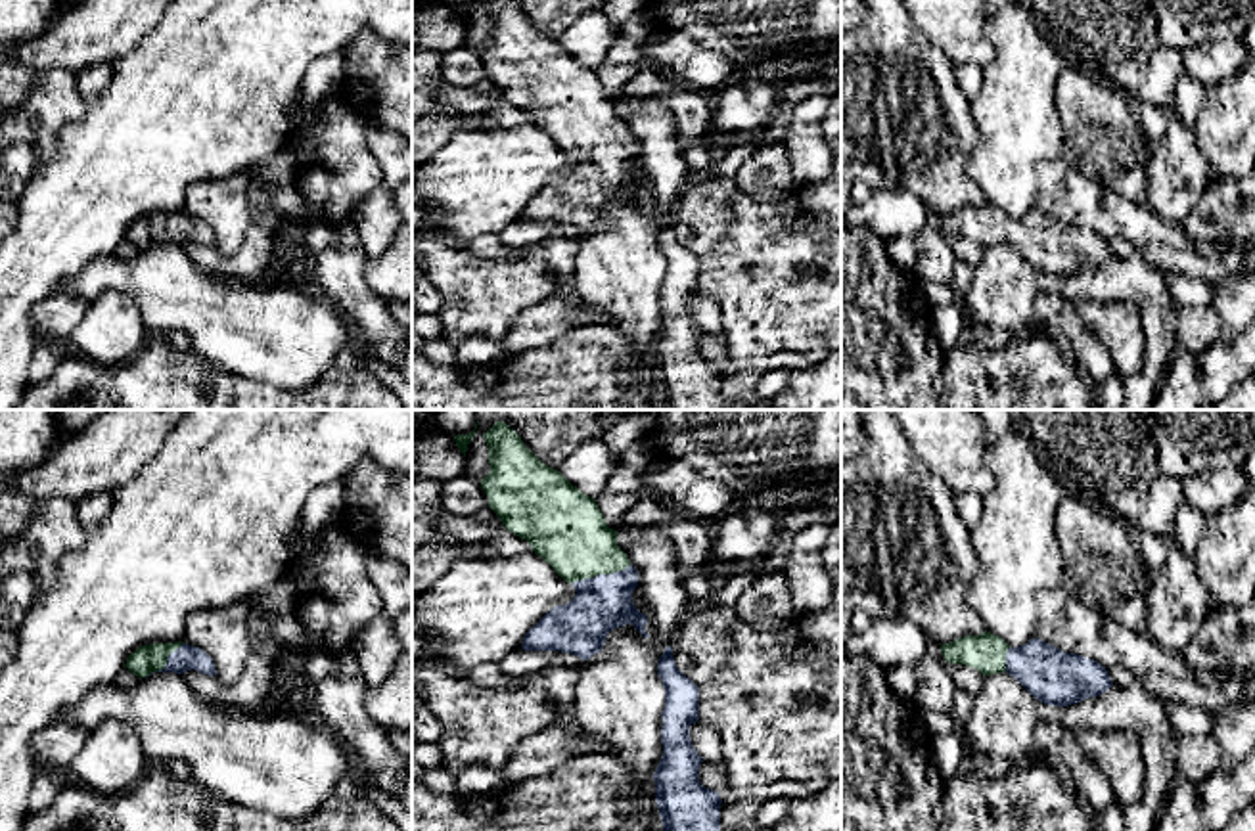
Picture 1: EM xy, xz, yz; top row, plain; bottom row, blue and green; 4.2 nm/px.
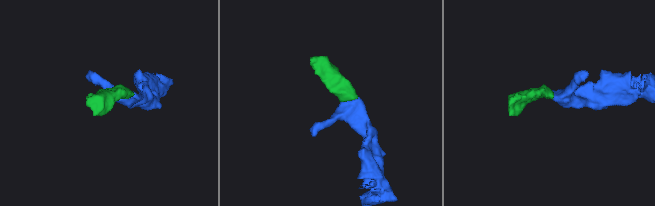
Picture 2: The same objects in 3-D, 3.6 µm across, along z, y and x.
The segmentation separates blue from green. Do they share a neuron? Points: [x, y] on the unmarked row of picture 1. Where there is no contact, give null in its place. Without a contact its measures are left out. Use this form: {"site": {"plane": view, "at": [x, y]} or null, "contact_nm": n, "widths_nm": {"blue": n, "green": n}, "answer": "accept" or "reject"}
{"site": {"plane": "xz", "at": [600, 146]}, "contact_nm": 260, "widths_nm": {"blue": 220, "green": 320}, "answer": "accept"}

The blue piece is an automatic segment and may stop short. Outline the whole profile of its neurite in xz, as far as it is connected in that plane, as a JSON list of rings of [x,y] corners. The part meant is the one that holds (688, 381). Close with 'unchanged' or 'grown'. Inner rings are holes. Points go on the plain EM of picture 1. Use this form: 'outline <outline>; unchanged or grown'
outline [[[665,218],[657,234],[665,258],[661,283],[663,327],[655,339],[655,373],[665,410],[726,410],[720,402],[720,368],[699,352],[703,329],[692,316],[690,297],[699,293],[699,258],[674,234]]]; unchanged

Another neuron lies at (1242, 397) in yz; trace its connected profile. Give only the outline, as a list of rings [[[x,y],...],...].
[[[1255,375],[1240,381],[1213,410],[1255,410]]]

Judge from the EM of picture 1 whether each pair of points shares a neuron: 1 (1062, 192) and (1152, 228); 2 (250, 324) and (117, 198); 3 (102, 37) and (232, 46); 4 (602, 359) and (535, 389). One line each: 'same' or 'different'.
1: same
2: different
3: different
4: same

